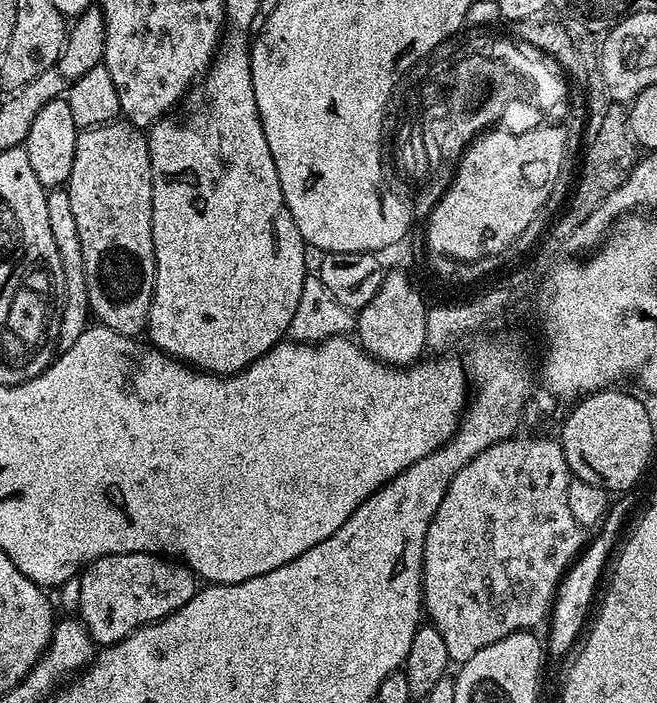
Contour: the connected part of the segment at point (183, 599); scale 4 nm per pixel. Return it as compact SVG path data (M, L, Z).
M123 552L98 558L79 573L80 589L76 592L78 619L84 623L93 645L117 644L144 624L153 624L163 616L176 612L198 591L198 577L186 564L173 562L160 554L151 552Z

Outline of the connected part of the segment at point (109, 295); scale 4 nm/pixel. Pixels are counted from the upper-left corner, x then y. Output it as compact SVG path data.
M123 118L79 129L66 191L74 222L78 222L78 242L82 242L88 311L110 330L123 336L139 337L148 327L148 308L152 305L156 273L152 241L152 167L147 135Z

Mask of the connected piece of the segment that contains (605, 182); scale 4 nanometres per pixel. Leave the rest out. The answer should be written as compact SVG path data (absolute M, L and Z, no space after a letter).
M612 102L606 110L601 130L594 142L587 145L582 161L582 172L571 193L566 212L553 223L558 238L568 236L575 226L580 226L602 204L607 195L612 194L629 176L638 159L638 145L629 128L629 107L622 102Z

